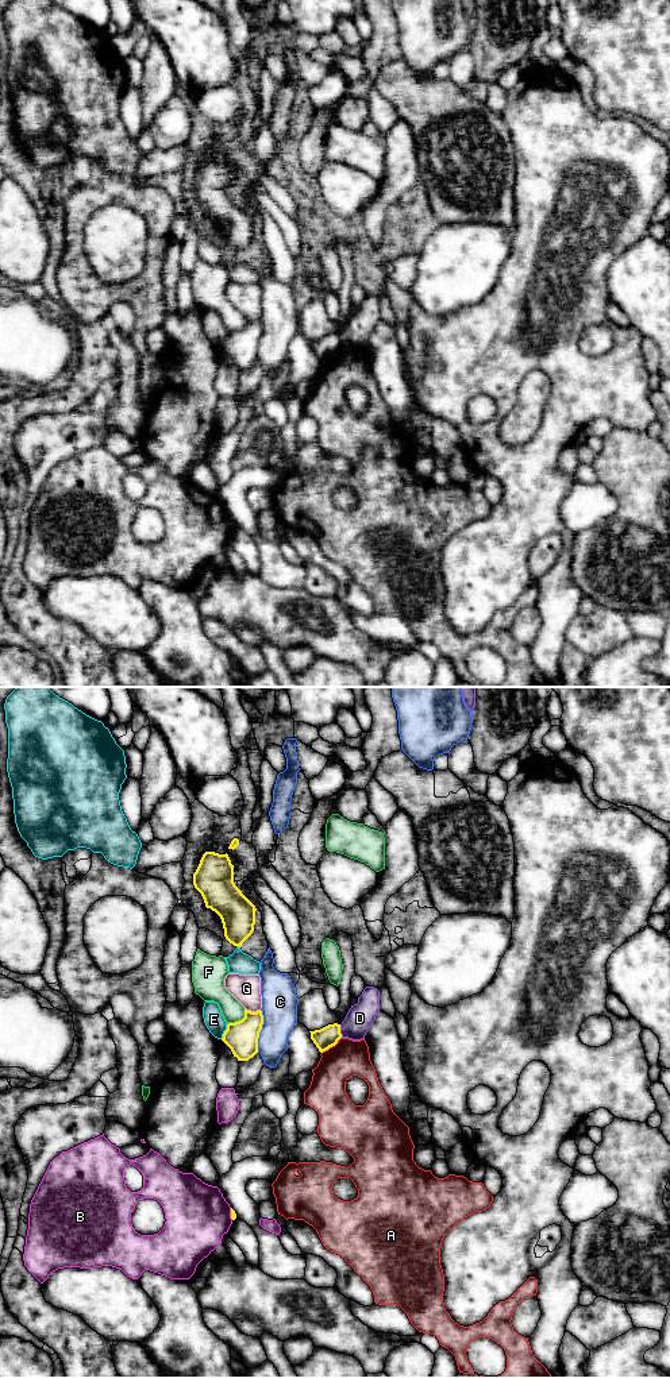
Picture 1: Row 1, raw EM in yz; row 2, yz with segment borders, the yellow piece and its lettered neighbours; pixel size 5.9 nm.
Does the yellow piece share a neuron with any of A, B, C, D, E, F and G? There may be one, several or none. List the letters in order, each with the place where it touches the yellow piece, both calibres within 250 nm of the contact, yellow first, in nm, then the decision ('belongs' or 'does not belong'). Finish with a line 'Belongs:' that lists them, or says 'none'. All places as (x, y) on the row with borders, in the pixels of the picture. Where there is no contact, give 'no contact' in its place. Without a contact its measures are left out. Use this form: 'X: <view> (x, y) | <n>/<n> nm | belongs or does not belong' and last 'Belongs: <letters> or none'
A: yz (331, 1046) | 130/220 nm | does not belong
B: yz (231, 1214) | 30/380 nm | does not belong
C: yz (260, 1031) | 190/220 nm | does not belong
D: yz (339, 1031) | 130/160 nm | does not belong
E: yz (224, 1031) | 190/120 nm | does not belong
F: yz (239, 1021) | 190/150 nm | does not belong
G: yz (253, 1012) | 190/180 nm | does not belong
Belongs: none

